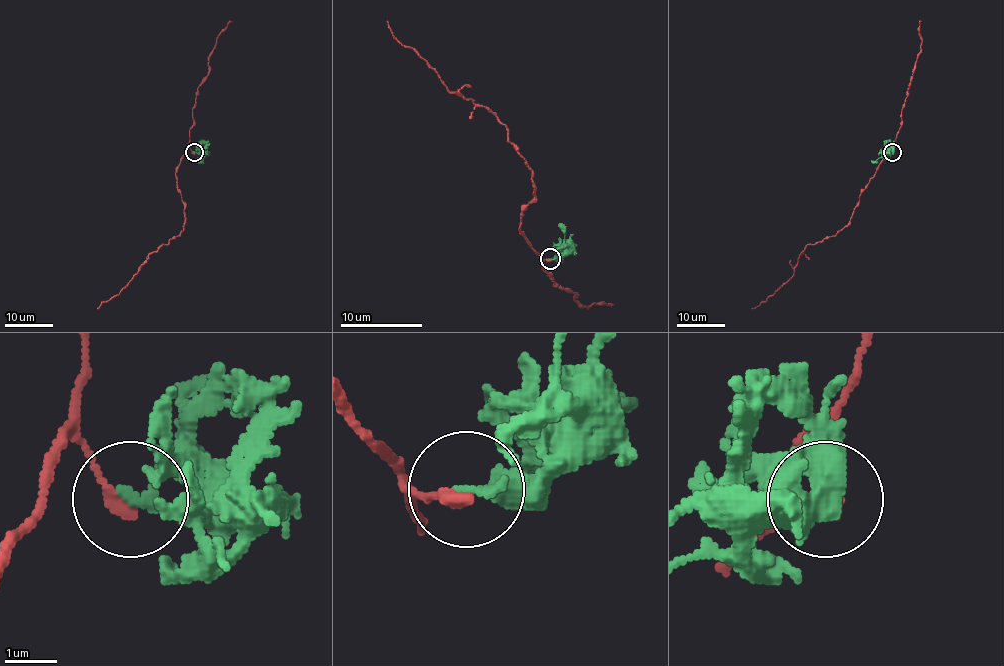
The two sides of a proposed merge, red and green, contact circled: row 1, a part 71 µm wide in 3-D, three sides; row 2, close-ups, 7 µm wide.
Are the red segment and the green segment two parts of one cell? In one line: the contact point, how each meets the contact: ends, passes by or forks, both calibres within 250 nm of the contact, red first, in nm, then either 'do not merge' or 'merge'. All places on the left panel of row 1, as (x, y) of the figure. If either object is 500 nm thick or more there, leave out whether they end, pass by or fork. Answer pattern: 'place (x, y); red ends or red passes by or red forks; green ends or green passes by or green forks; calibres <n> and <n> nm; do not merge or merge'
place (194, 152); red ends; green ends; calibres 280 and 240 nm; do not merge

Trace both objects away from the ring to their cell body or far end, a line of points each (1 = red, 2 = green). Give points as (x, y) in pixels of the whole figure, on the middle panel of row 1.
1: (550, 259), (520, 233), (520, 214), (534, 198), (532, 170), (508, 129), (485, 106), (451, 92), (388, 21)
2: (550, 259), (561, 257), (565, 243), (565, 229), (559, 223)

